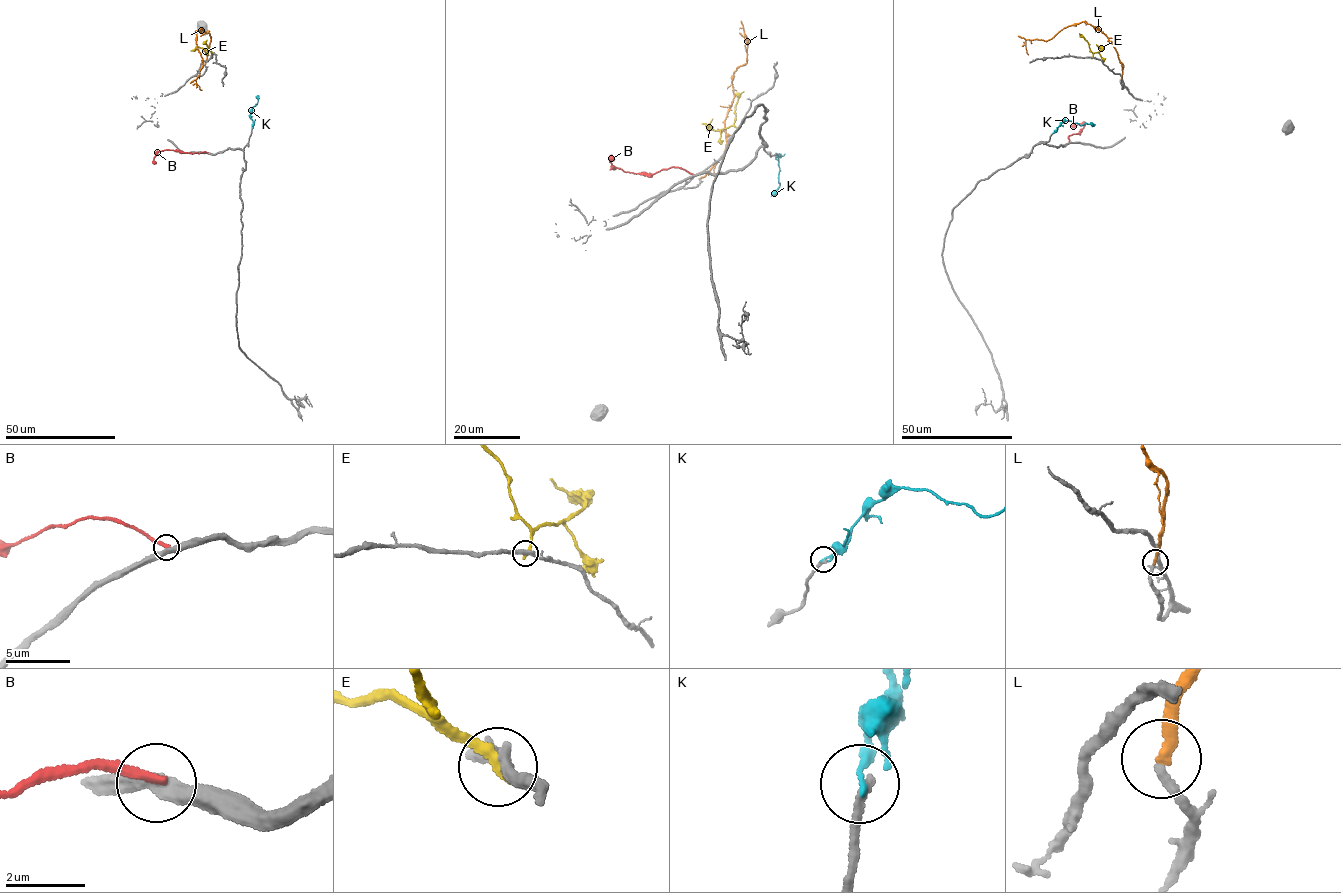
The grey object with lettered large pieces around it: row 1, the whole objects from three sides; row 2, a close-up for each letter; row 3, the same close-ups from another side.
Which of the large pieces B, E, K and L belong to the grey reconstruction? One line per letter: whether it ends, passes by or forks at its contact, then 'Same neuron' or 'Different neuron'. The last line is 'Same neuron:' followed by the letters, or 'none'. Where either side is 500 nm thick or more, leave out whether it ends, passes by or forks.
B: It ends there. Different neuron
E: It ends there. Different neuron
K: It ends there. Different neuron
L: It ends there. Same neuron
Same neuron: L

